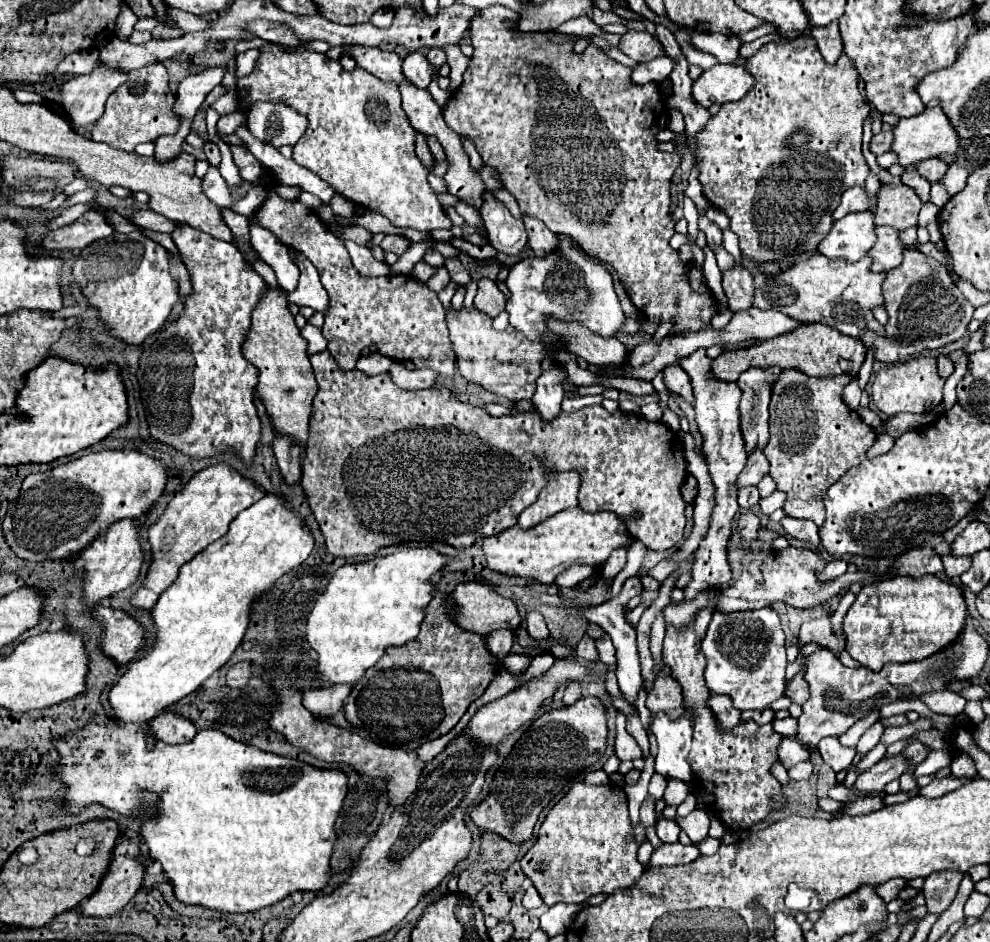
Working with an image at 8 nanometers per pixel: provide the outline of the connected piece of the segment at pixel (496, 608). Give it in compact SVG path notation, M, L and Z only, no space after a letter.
M480 582L458 584L452 598L458 604L456 622L468 632L488 636L498 628L516 630L522 622L514 600L500 596L496 590Z

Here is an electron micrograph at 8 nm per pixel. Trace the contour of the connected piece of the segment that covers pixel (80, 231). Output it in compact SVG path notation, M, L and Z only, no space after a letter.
M90 210L84 216L80 216L76 222L72 222L70 226L48 232L40 246L46 252L54 252L54 250L56 252L62 252L62 250L80 252L82 248L86 248L86 244L92 244L100 238L108 238L112 236L112 232L114 230L106 224L102 212Z

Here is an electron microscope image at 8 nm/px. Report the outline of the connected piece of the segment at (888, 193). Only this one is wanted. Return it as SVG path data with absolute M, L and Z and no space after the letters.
M880 182L878 204L874 210L874 224L906 230L918 224L920 206L922 206L920 198L908 186Z

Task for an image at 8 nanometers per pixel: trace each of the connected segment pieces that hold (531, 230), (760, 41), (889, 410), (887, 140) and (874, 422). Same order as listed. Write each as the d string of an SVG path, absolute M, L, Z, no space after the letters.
M524 216L524 226L528 232L528 246L534 250L536 256L546 256L558 246L556 236L546 228L546 224L542 224L542 220Z
M775 33L758 38L753 42L743 43L739 51L740 57L749 58L750 56L753 56L761 48L762 45L771 41L777 42L780 40L780 38L782 38L782 35Z
M918 356L882 368L872 384L872 400L878 406L878 410L888 418L900 412L924 414L942 402L942 386L944 386L944 378L938 374L936 358Z
M882 130L880 134L874 134L870 140L870 152L876 156L888 152L890 146L892 146L892 132L890 130Z
M858 408L858 412L860 412L860 418L868 424L868 426L872 426L872 428L880 428L882 426L882 418L876 414L876 412L872 412L870 408Z

